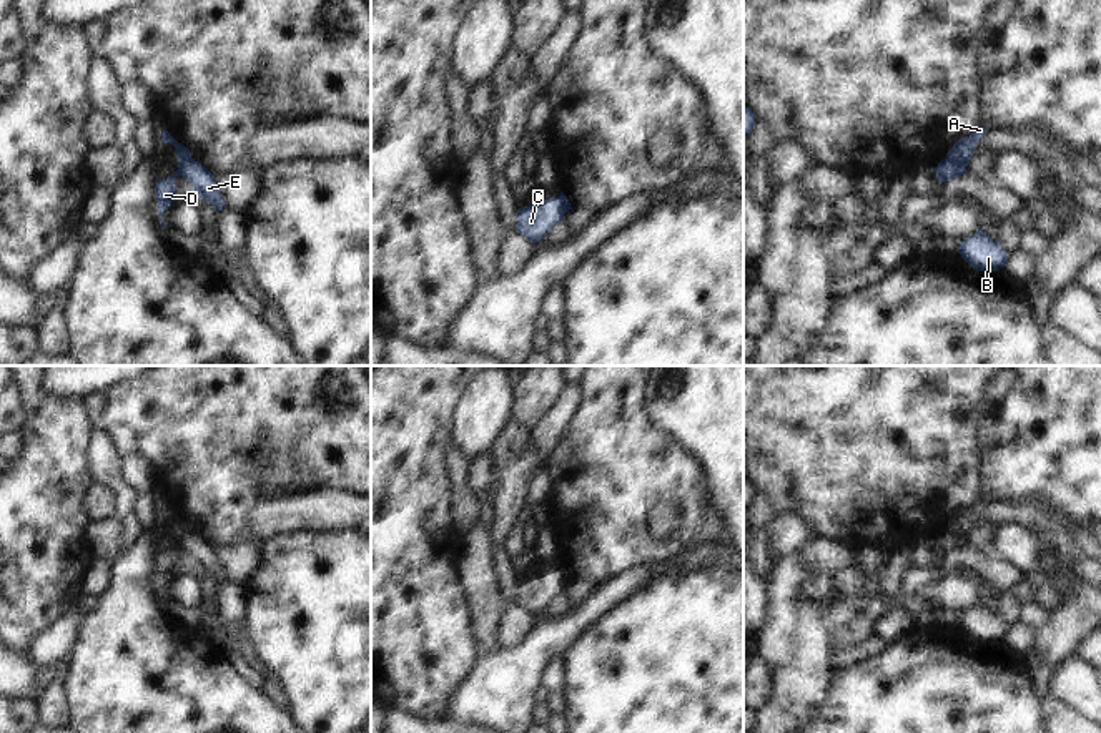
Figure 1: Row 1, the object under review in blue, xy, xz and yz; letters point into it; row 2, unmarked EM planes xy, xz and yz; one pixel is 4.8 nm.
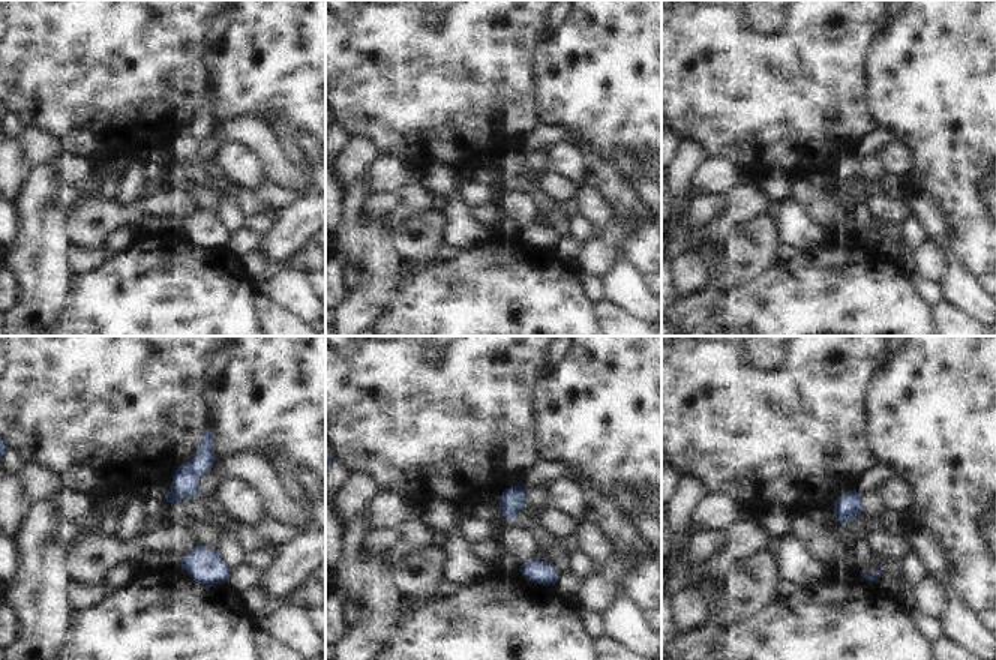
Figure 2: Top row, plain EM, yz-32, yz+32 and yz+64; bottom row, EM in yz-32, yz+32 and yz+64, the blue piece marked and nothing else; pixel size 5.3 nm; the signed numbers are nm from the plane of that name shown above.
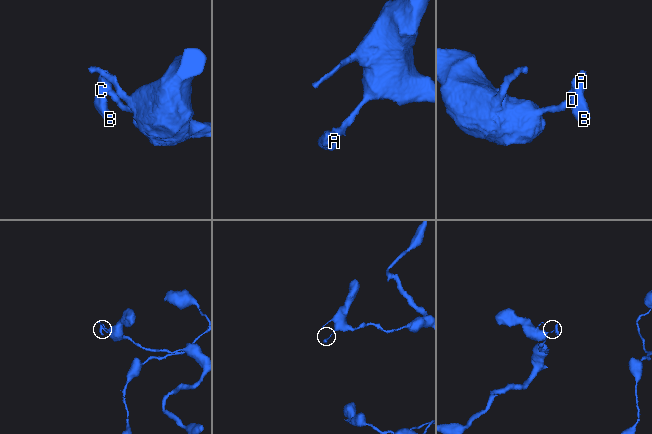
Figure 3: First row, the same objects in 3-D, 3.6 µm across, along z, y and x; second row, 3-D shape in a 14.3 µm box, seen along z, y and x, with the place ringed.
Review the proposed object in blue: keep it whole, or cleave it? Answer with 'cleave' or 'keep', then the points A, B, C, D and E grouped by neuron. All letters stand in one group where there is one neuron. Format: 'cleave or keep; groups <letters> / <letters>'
cleave; groups A B C D / E

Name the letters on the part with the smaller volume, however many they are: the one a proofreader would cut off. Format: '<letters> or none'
A, B, C, D

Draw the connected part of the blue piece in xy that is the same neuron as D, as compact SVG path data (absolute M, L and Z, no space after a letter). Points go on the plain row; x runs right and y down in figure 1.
M178 542L168 549L166 552L158 552L155 558L156 573L158 573L158 587L163 588L163 585L171 578L171 575L178 570L178 565L175 562L175 552L178 549Z

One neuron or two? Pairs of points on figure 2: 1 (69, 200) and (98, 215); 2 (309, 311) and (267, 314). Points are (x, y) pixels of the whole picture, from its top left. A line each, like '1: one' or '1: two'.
1: two
2: two

